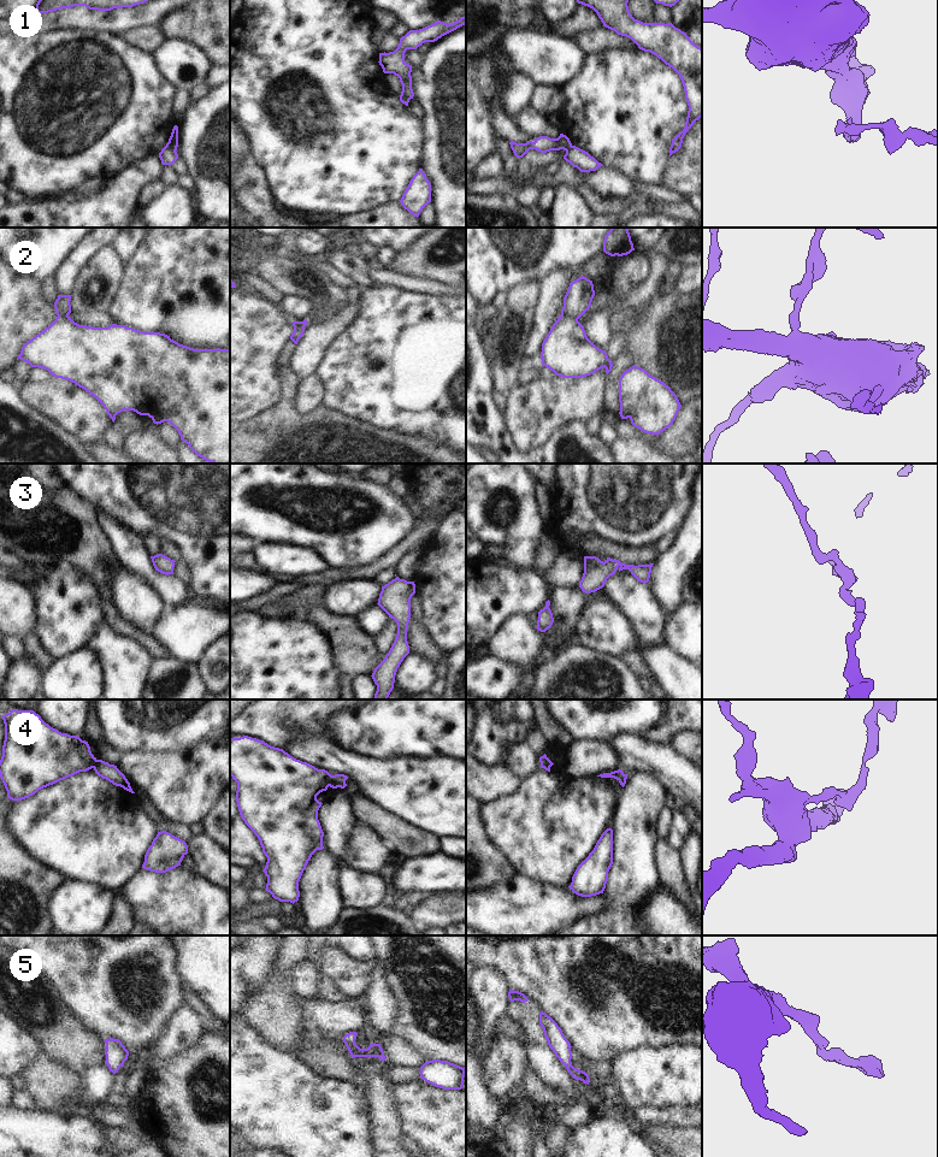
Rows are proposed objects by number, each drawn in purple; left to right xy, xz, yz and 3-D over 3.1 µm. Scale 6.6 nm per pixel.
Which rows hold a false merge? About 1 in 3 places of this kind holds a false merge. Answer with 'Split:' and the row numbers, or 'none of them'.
Split: 1, 2, 4

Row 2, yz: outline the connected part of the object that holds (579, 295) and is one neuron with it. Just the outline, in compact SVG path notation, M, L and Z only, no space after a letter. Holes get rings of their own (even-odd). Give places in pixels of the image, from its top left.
M582 276L571 282L564 297L561 314L578 320L591 306L595 296L592 281Z

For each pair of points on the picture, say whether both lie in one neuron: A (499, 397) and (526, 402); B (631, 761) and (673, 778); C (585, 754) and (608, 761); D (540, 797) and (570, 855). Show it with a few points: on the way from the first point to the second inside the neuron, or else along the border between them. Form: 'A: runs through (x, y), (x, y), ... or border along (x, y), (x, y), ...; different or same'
A: border along (506, 395), (507, 403), (502, 413); different
B: runs through (642, 761), (656, 761), (662, 767); same
C: runs through (591, 757), (602, 757); same
D: runs through (544, 812), (547, 832), (555, 840); same

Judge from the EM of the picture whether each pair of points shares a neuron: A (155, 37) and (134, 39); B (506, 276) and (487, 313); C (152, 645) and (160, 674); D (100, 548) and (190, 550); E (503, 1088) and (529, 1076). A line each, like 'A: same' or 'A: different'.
A: same
B: different
C: different
D: different
E: different

